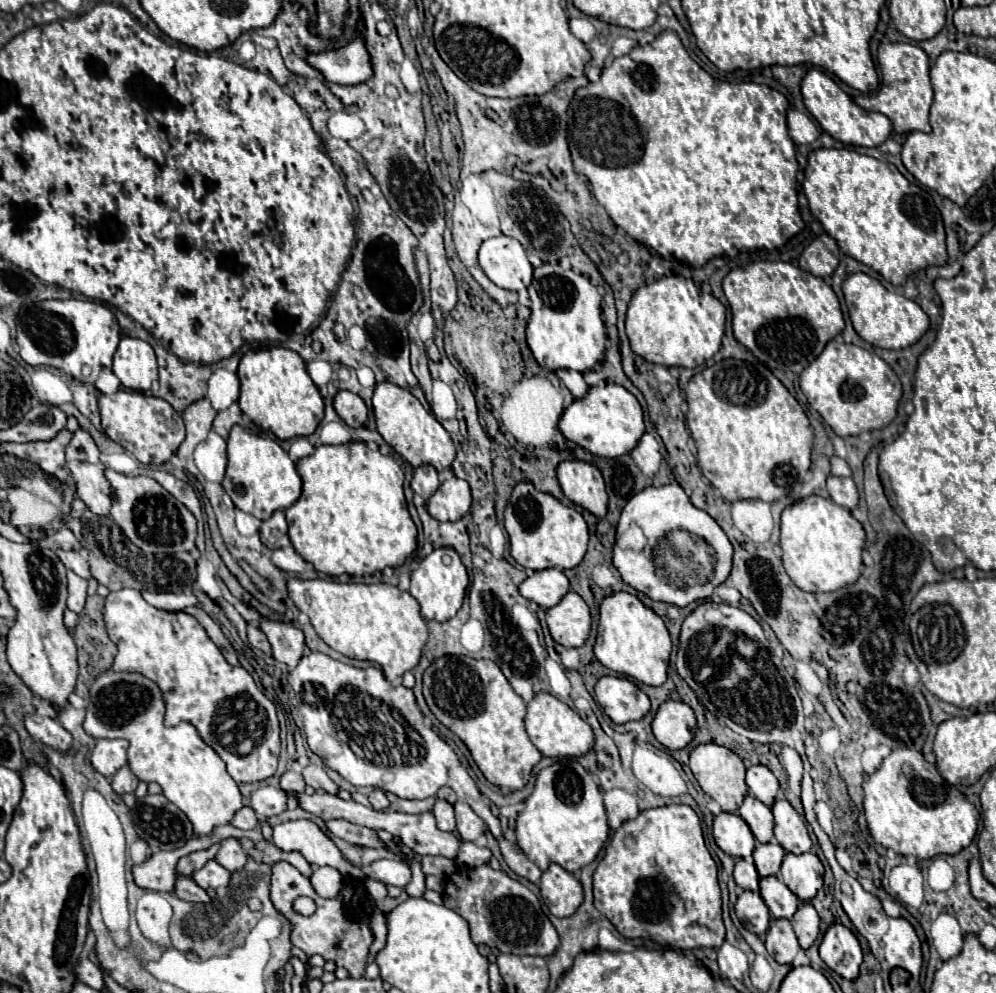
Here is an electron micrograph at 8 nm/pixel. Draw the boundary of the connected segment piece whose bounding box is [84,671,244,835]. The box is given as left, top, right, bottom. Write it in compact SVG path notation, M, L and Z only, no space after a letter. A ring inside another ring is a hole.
M102 671L100 675L96 675L96 679L94 679L92 687L90 687L90 701L88 701L88 707L86 707L84 731L86 731L90 737L94 737L94 739L126 739L126 741L130 743L130 747L128 747L128 767L130 767L130 771L132 771L140 781L146 781L146 783L154 781L154 783L158 783L158 785L162 787L162 793L166 795L166 799L172 801L178 809L182 809L182 811L186 813L186 817L192 821L194 833L196 833L196 835L208 835L216 825L228 825L228 823L232 821L234 813L244 807L244 797L242 797L242 793L240 793L236 781L232 781L232 777L228 775L226 765L224 765L224 761L220 759L220 755L218 755L210 745L204 743L204 739L200 737L200 733L196 731L196 727L194 727L192 723L182 721L182 723L178 723L178 725L174 725L174 727L166 727L166 725L164 725L164 705L166 705L166 703L164 703L164 697L162 697L160 687L158 687L154 681L150 681L148 677L144 677L144 675L140 675L140 673L128 673L128 671Z

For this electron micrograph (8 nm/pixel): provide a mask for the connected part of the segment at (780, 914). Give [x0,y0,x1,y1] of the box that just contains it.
[760,877,800,919]

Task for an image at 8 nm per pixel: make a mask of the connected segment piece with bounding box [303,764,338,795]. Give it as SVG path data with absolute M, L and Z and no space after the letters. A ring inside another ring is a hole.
M315 764L308 765L303 771L303 777L306 784L315 790L323 789L332 795L338 794L337 785L328 777L322 766Z

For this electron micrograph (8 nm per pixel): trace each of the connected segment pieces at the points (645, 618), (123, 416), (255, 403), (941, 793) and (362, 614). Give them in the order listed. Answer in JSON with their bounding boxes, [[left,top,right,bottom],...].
[[594,593,672,687],[98,391,186,465],[238,347,324,441],[864,747,978,859],[286,577,428,681]]

